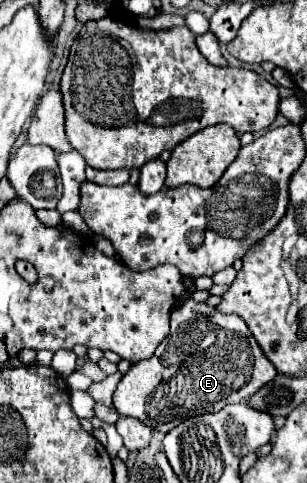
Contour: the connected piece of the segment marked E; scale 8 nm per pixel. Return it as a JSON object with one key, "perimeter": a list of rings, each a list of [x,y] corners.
{"perimeter":[[[188,298],[172,310],[170,334],[154,356],[132,364],[122,376],[114,392],[114,408],[120,416],[138,418],[166,434],[194,414],[216,414],[226,404],[250,400],[274,376],[276,368],[262,354],[240,316],[222,314]]]}

